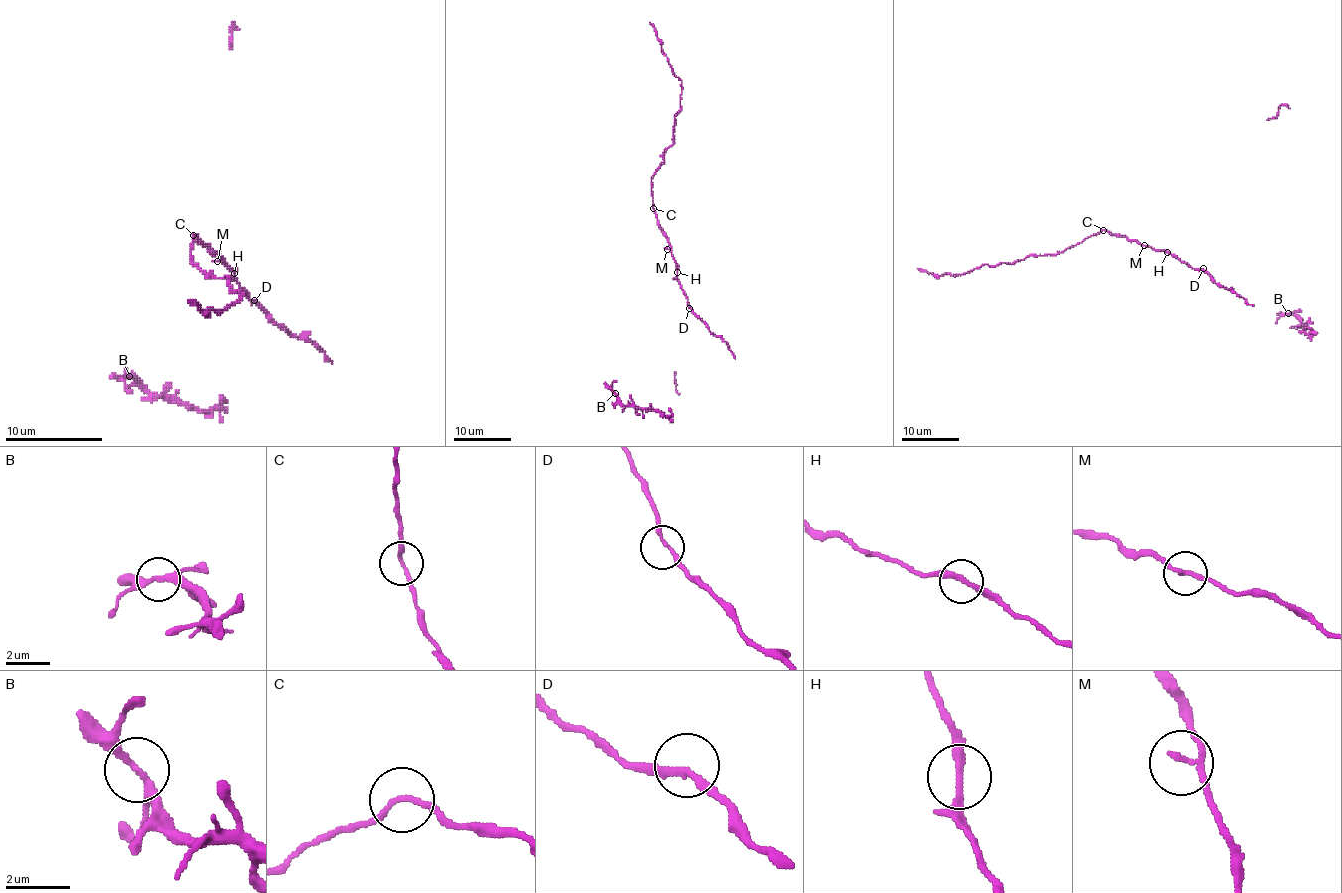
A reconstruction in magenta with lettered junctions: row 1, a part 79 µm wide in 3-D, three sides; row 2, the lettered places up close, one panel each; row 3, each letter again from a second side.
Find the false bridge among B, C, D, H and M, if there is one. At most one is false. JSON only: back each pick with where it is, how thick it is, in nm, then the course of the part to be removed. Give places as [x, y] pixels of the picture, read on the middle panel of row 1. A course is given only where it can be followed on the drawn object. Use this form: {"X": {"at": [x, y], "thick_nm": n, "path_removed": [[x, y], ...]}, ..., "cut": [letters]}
{"cut": []}

